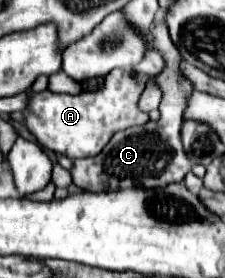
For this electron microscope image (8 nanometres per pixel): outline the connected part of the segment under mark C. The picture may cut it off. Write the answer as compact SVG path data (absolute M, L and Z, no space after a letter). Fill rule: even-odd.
M164 19L154 25L152 29L152 45L162 53L166 59L166 69L162 69L154 79L162 87L162 103L160 103L160 119L148 121L144 127L130 127L124 131L118 131L110 143L102 149L102 153L86 159L76 159L70 175L72 183L84 191L108 191L108 189L120 189L120 187L164 187L172 181L182 181L184 175L192 169L192 163L188 161L182 141L180 141L180 127L184 123L184 109L186 99L190 99L190 91L194 91L194 85L190 79L178 71L178 63L182 63L182 57L178 55L178 49L174 47L168 27Z

